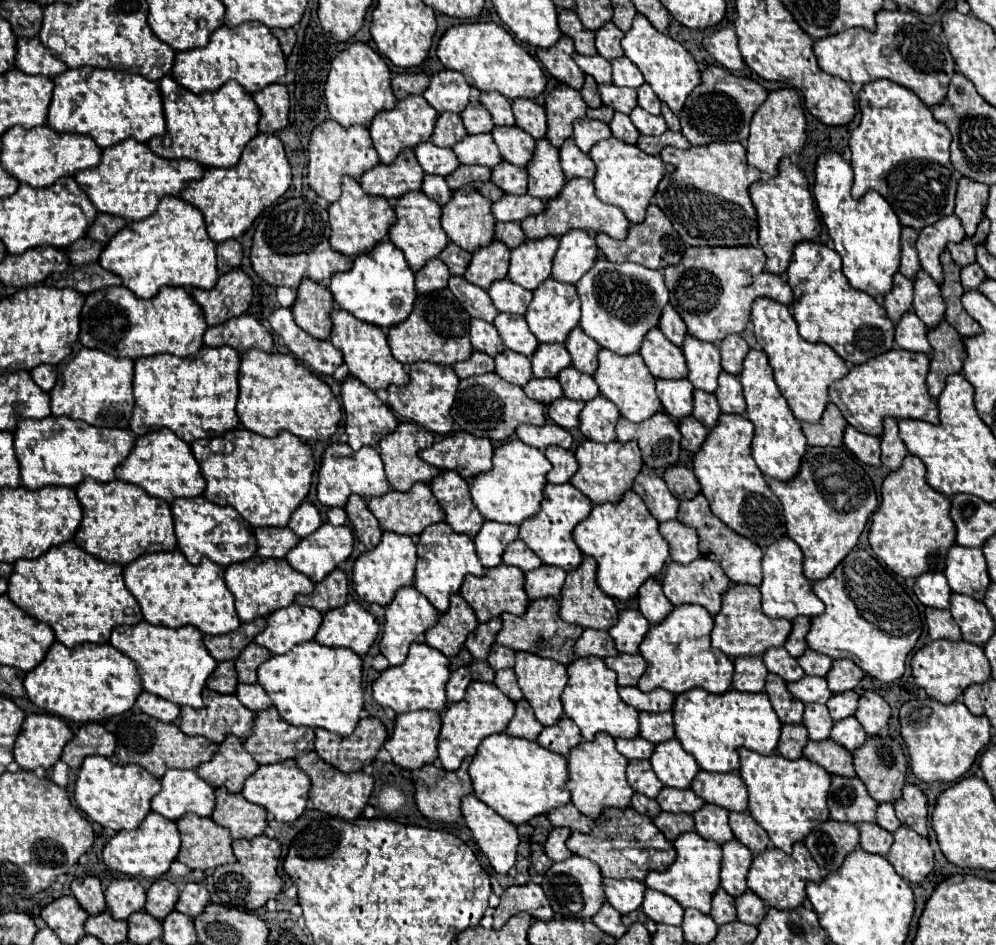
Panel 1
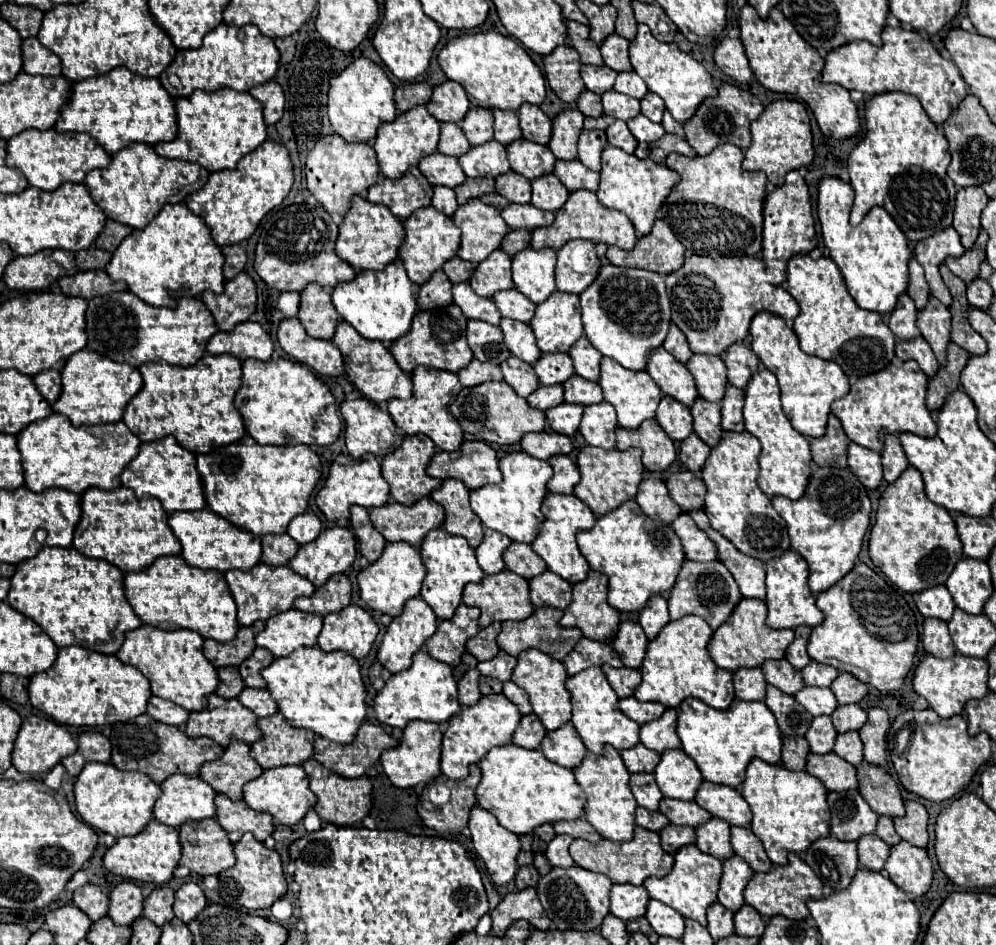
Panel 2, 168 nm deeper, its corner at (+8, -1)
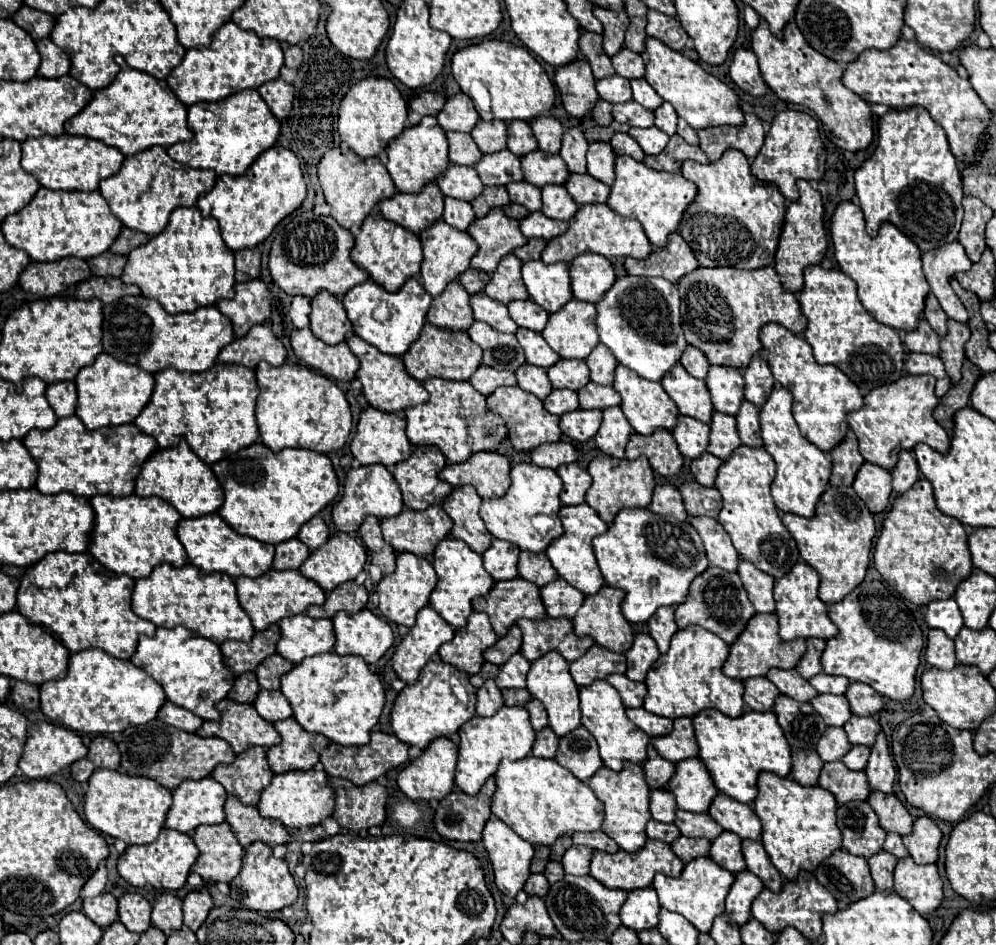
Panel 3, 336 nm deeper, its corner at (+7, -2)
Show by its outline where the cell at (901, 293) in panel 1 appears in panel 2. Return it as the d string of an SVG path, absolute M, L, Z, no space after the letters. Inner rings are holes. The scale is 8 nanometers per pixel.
M900 294L896 310L892 310L890 314L888 328L902 340L910 340L920 334L920 330L916 328L916 304L908 294Z

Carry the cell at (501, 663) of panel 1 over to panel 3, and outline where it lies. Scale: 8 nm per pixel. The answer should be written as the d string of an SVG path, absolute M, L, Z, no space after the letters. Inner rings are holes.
M513 655L505 667L499 667L499 675L495 677L495 683L503 687L513 687L513 689L523 689L525 687L525 675L531 667L531 661L527 661L523 655Z

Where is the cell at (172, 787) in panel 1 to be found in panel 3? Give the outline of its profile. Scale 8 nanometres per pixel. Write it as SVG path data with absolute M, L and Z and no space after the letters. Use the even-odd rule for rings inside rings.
M213 777L199 781L183 781L173 791L173 805L167 813L165 825L179 833L193 833L203 823L225 821L223 805L227 793Z

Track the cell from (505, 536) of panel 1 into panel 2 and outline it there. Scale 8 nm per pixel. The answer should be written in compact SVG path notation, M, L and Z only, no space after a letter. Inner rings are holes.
M484 530L484 538L476 548L476 560L484 574L496 574L504 570L502 552L510 546L510 542L510 538L504 538L504 534L496 534L496 530Z

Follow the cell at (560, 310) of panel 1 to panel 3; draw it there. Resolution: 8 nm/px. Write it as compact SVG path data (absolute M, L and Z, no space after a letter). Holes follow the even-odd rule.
M571 299L557 313L549 315L549 323L541 335L559 357L587 359L593 347L599 345L593 315L597 313L591 303Z

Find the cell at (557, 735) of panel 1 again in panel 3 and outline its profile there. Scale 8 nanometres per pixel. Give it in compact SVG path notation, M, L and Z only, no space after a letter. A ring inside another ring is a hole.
M585 727L561 737L557 763L569 769L581 781L589 781L603 765L597 751L597 741Z

